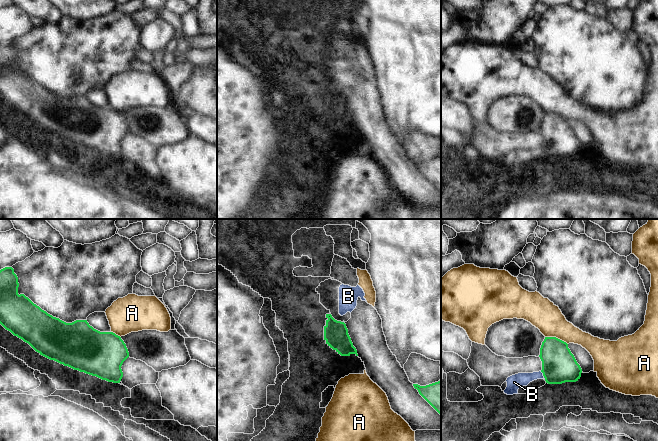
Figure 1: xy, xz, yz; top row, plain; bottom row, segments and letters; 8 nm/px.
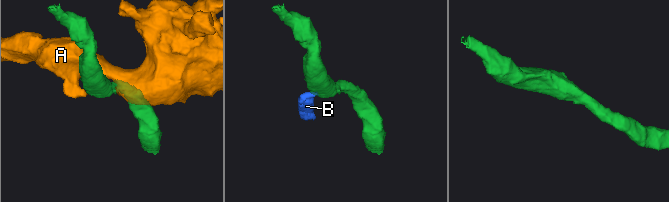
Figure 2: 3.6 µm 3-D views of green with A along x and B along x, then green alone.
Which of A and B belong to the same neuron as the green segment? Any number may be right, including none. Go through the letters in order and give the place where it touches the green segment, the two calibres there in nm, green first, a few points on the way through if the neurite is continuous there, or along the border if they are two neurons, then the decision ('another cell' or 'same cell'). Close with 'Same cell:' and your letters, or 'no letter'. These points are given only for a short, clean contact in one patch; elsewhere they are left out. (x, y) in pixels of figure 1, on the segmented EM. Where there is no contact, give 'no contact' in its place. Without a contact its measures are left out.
A: contact yz (555, 337); calibres 280 and 240 nm; another cell
B: contact yz (543, 375); calibres 280 and 120 nm; border yz (540, 371), (545, 379); another cell
Same cell: no letter

